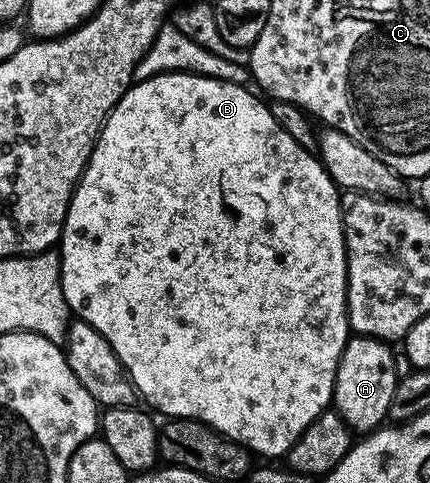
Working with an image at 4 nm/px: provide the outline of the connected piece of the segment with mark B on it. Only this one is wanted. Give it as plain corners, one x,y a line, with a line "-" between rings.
162,72
131,84
107,115
90,153
90,162
74,188
62,224
62,290
71,314
108,339
134,385
135,394
141,400
143,397
151,410
159,409
166,419
187,417
189,421
199,421
243,445
251,454
282,459
302,432
331,408
340,355
352,336
346,314
343,207
340,190
321,160
311,150
300,147
300,143
276,123
269,104
261,96
253,97
248,89
245,84
192,72

